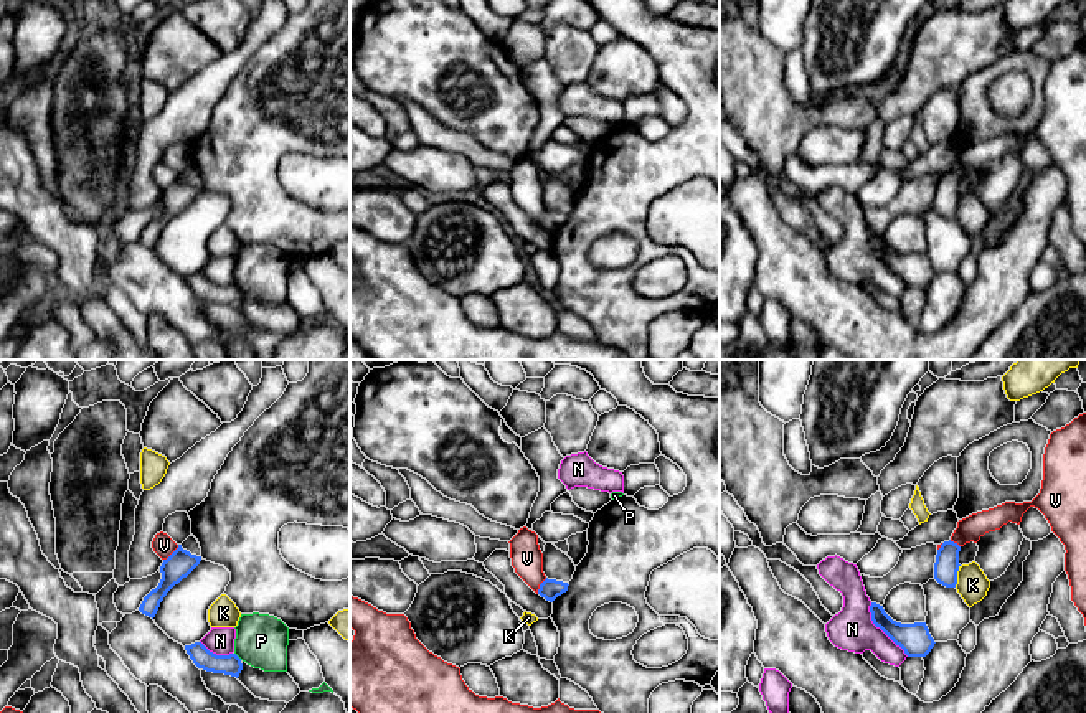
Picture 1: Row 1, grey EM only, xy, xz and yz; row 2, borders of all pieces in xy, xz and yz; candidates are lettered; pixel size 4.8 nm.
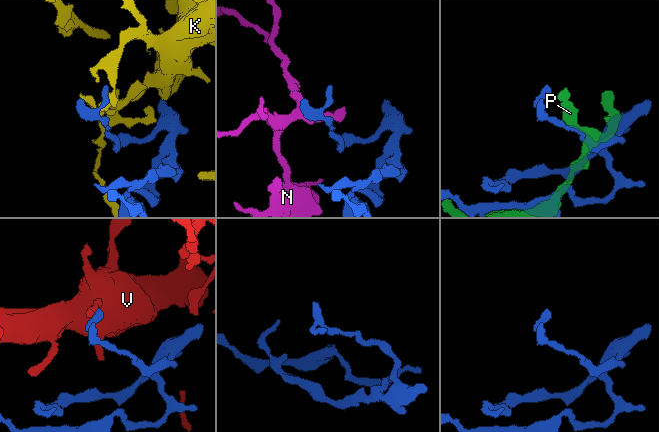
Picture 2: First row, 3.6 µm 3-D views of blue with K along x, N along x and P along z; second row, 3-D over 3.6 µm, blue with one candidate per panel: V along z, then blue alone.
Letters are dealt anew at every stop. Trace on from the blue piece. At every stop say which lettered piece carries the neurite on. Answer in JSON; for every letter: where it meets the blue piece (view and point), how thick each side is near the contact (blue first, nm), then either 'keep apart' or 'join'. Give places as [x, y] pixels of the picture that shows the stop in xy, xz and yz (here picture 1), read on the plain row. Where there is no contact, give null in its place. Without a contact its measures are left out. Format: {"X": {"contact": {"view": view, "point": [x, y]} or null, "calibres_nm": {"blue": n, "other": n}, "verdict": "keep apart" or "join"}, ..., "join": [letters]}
{"K": {"contact": {"view": "yz", "point": [956, 207]}, "calibres_nm": {"blue": 120, "other": 160}, "verdict": "join"}, "N": {"contact": {"view": "yz", "point": [882, 259]}, "calibres_nm": {"blue": 160, "other": 220}, "verdict": "keep apart"}, "P": {"contact": {"view": "xy", "point": [236, 286]}, "calibres_nm": {"blue": 100, "other": 260}, "verdict": "keep apart"}, "V": {"contact": {"view": "xy", "point": [172, 184]}, "calibres_nm": {"blue": 140, "other": 100}, "verdict": "keep apart"}, "join": ["K"]}

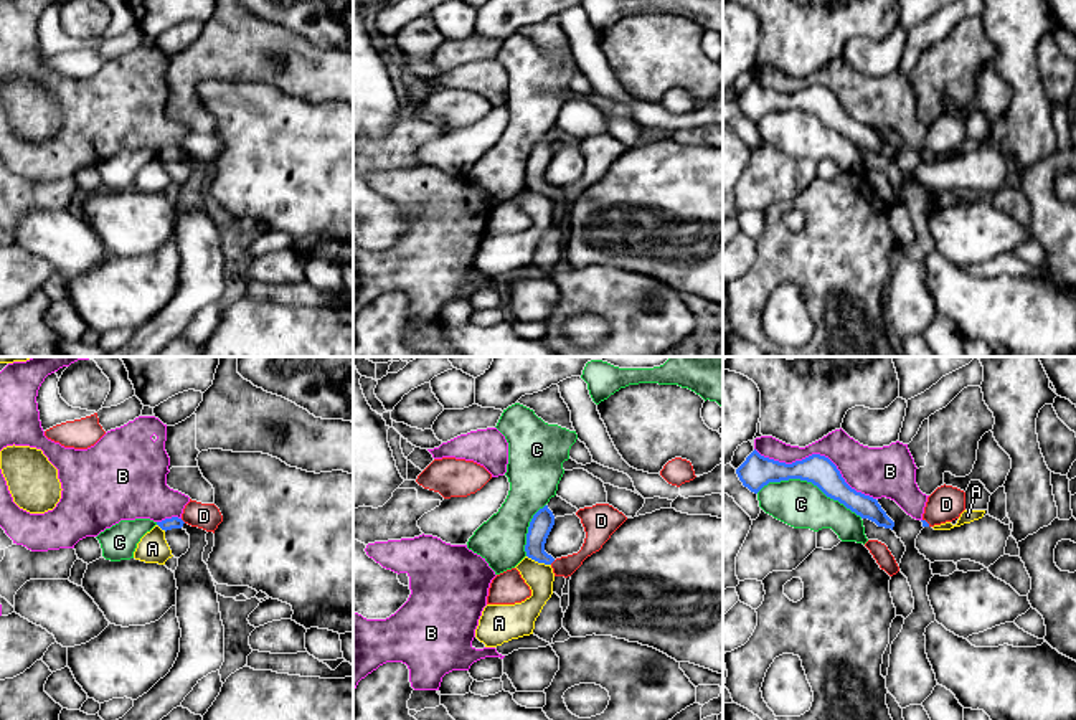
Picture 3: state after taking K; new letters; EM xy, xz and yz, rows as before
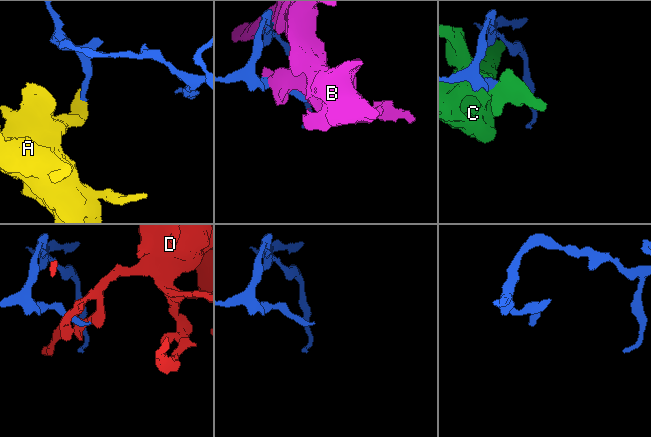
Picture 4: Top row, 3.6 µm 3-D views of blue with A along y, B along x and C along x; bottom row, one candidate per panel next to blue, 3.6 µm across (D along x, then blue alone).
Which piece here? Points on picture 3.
{"A": {"contact": {"view": "xz", "point": [538, 192]}, "calibres_nm": {"blue": 110, "other": 140}, "verdict": "keep apart"}, "B": {"contact": {"view": "yz", "point": [817, 85]}, "calibres_nm": {"blue": 150, "other": 220}, "verdict": "keep apart"}, "C": {"contact": {"view": "yz", "point": [809, 111]}, "calibres_nm": {"blue": 150, "other": 240}, "verdict": "keep apart"}, "D": {"contact": {"view": "xy", "point": [182, 151]}, "calibres_nm": {"blue": 60, "other": 130}, "verdict": "keep apart"}, "join": []}

